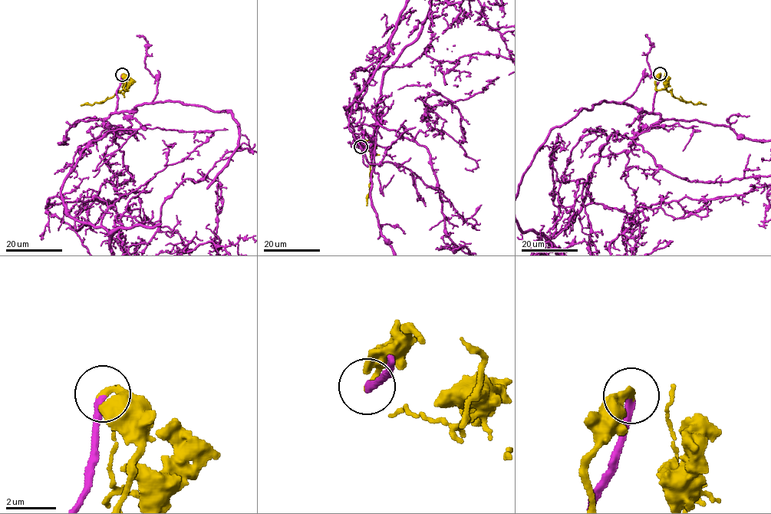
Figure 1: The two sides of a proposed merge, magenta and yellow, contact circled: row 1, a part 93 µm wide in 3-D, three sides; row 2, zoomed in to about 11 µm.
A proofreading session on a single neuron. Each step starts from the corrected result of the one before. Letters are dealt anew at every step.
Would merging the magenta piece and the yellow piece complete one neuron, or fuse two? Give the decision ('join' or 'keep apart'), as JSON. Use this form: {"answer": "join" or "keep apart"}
{"answer": "join"}

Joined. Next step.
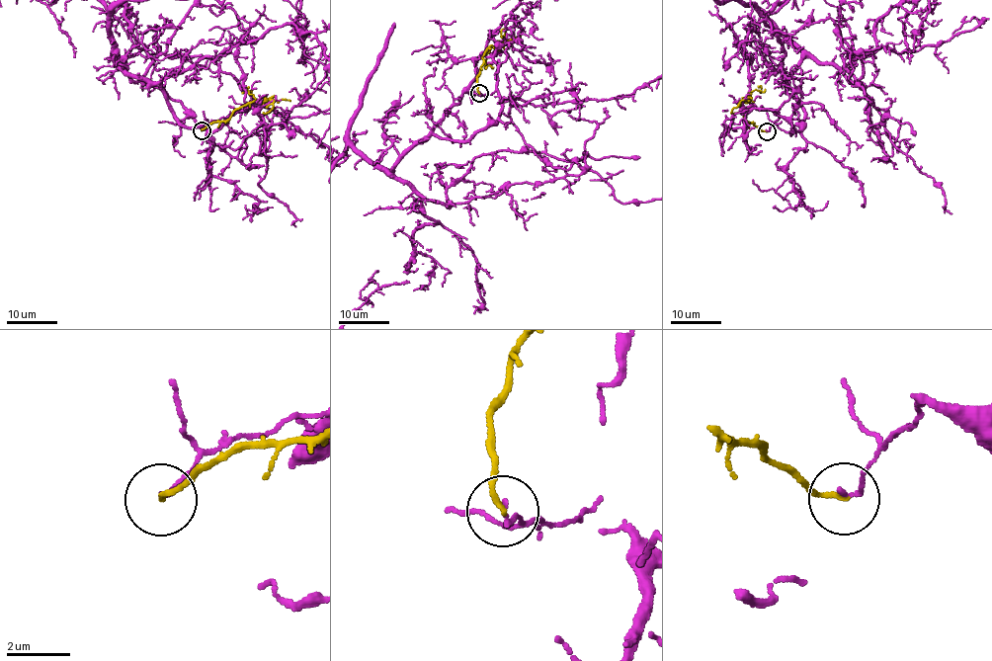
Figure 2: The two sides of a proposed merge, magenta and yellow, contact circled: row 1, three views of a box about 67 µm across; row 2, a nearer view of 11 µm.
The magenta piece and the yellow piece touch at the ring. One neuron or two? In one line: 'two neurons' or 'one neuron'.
two neurons

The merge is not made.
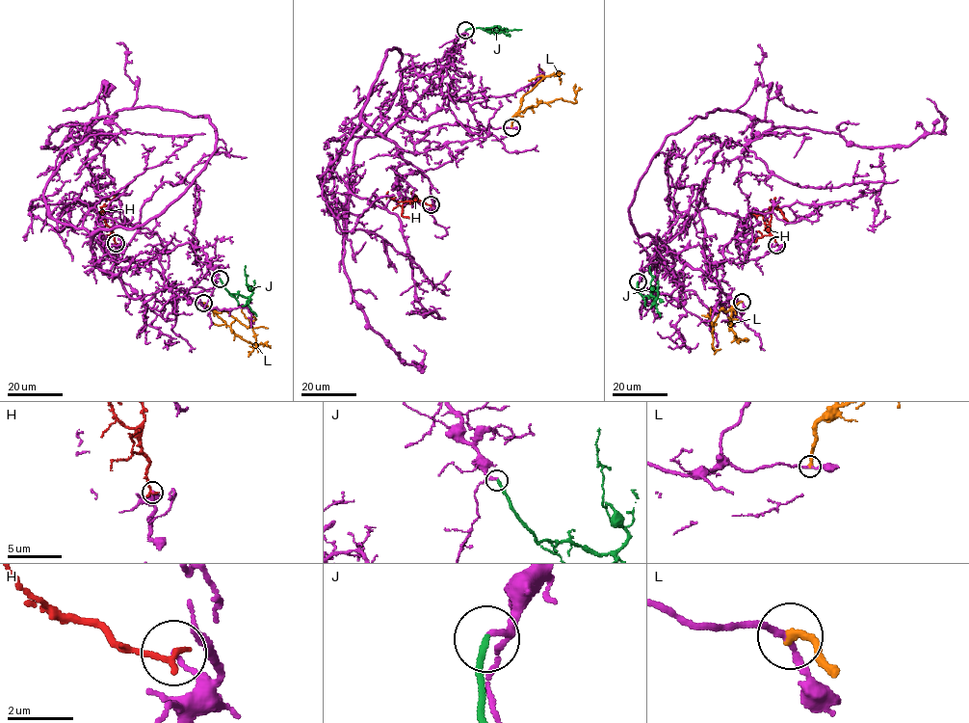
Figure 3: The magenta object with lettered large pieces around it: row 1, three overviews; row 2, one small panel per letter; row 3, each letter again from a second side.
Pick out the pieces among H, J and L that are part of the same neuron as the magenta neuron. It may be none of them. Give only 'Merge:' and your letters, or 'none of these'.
Merge: J

